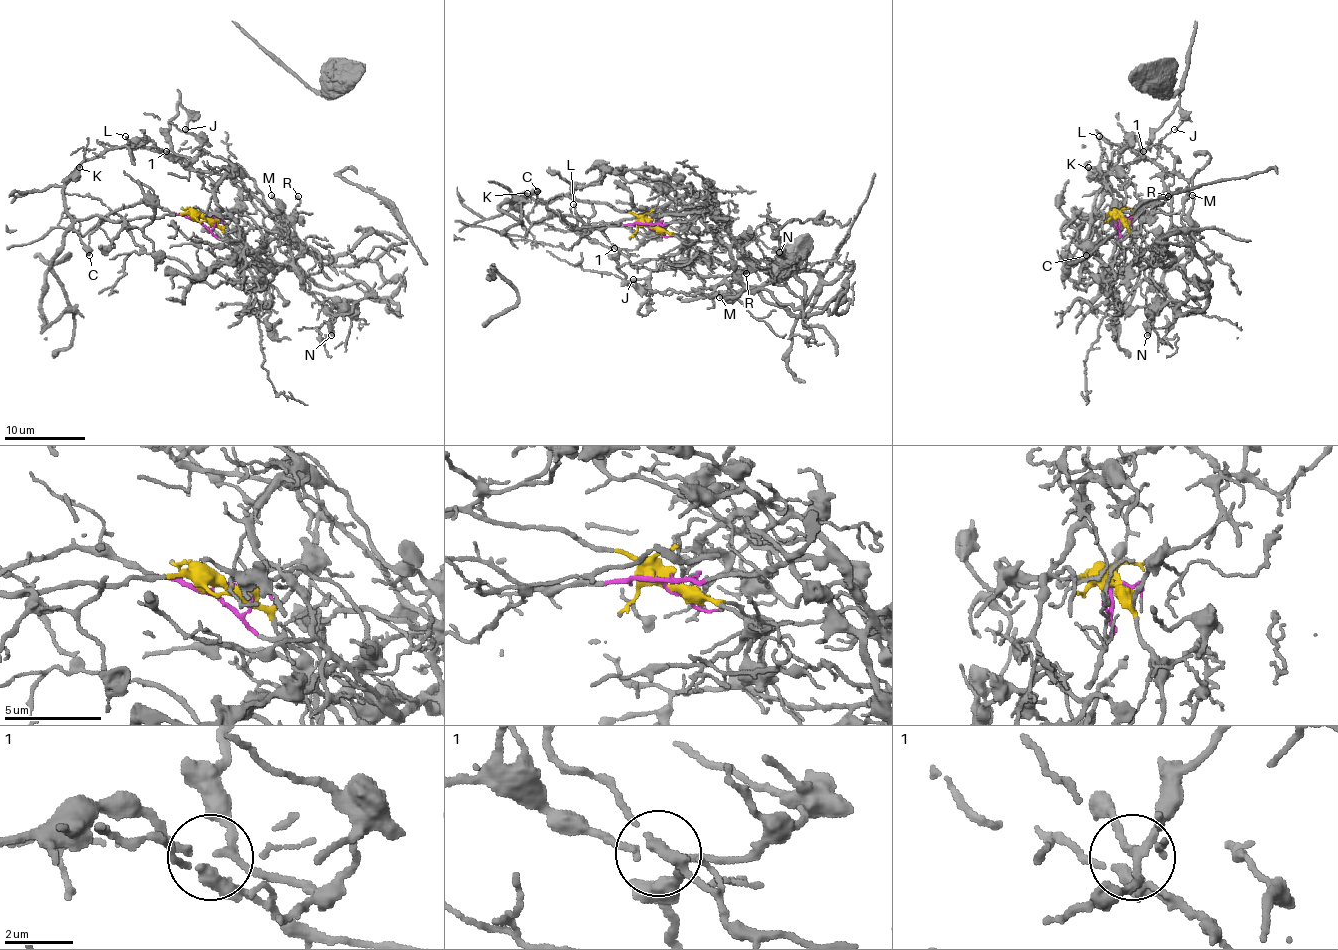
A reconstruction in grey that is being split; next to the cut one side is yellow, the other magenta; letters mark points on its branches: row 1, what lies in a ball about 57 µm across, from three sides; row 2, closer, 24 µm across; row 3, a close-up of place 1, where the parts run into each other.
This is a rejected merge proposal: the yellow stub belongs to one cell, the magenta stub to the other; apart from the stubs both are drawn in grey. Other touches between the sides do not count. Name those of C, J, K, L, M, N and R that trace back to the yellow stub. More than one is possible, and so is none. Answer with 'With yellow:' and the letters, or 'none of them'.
With yellow: C, J, K, L

